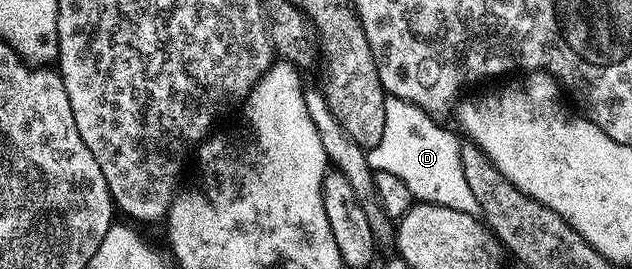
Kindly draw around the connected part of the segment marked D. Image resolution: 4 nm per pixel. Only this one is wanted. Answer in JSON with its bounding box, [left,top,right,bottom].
[368,95,476,213]

